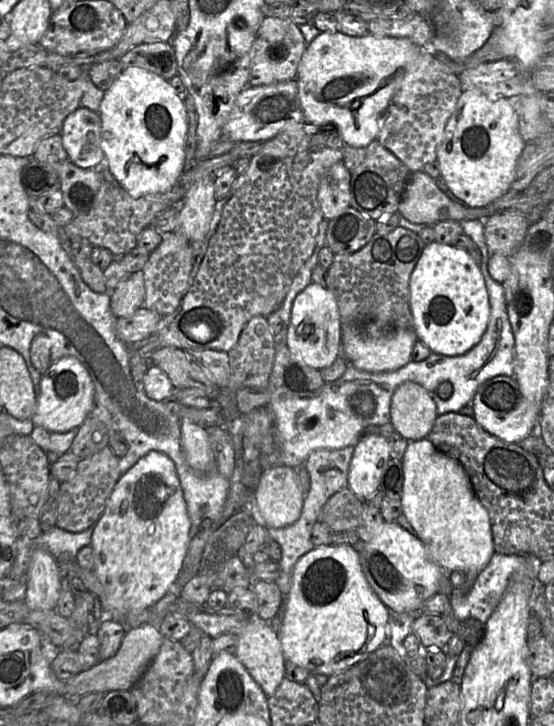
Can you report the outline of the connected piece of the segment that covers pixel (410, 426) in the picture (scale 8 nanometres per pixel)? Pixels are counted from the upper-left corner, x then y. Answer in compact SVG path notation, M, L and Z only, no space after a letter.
M405 382L393 393L390 423L408 441L427 438L438 416L431 394L420 384Z

